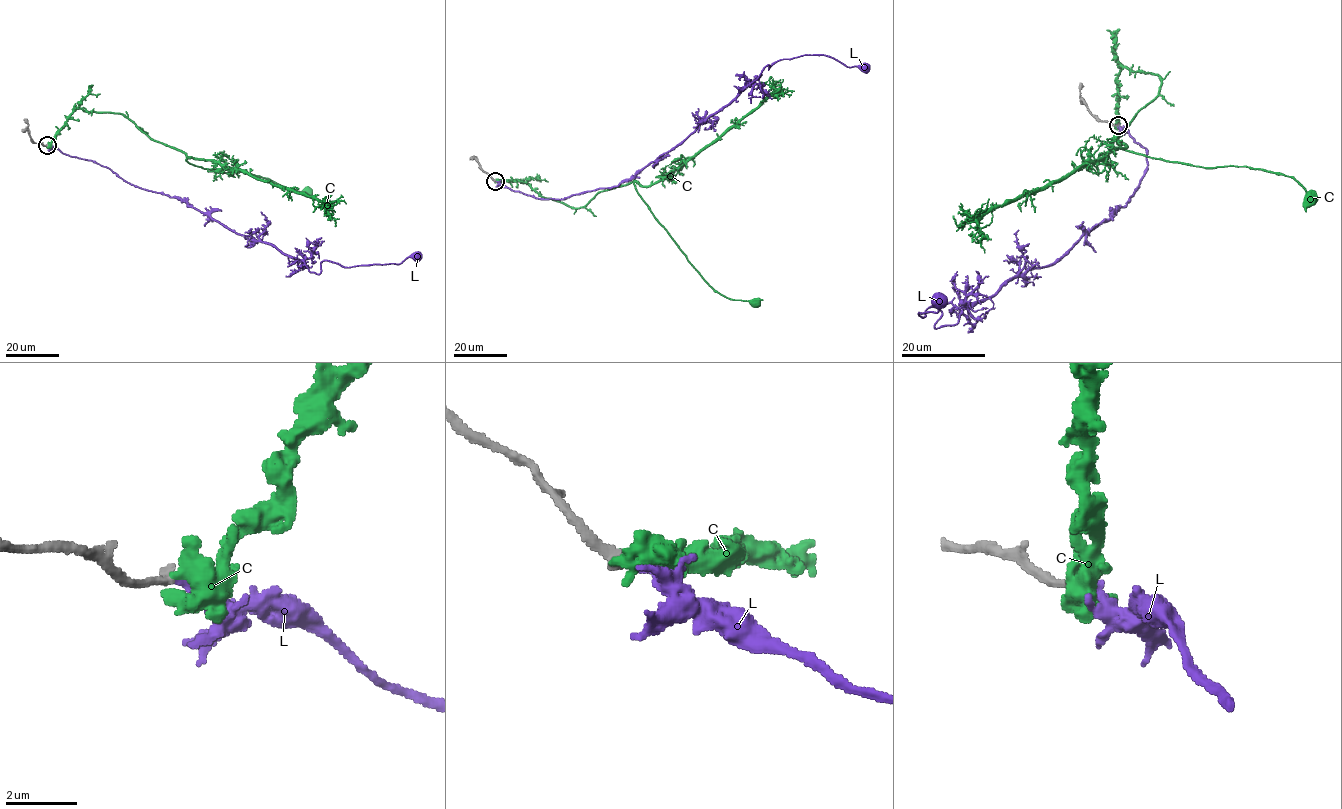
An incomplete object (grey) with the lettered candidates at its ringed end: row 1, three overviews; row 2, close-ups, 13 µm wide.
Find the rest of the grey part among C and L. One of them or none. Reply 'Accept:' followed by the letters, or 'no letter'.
Accept: L

